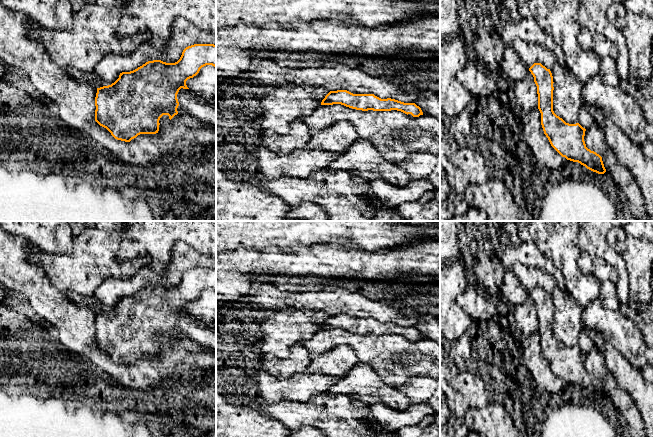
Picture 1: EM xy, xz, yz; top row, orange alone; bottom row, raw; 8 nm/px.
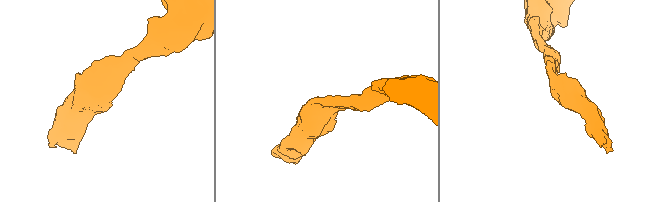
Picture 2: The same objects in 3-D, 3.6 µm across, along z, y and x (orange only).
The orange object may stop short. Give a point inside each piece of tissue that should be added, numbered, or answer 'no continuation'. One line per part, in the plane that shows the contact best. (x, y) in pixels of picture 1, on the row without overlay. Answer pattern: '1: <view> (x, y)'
no continuation

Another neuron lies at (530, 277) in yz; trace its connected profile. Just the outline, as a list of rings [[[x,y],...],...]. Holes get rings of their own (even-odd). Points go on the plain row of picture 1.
[[[515,262],[512,272],[519,278],[528,292],[534,287],[541,287],[547,293],[551,293],[556,286],[554,278],[543,268],[533,268]]]

